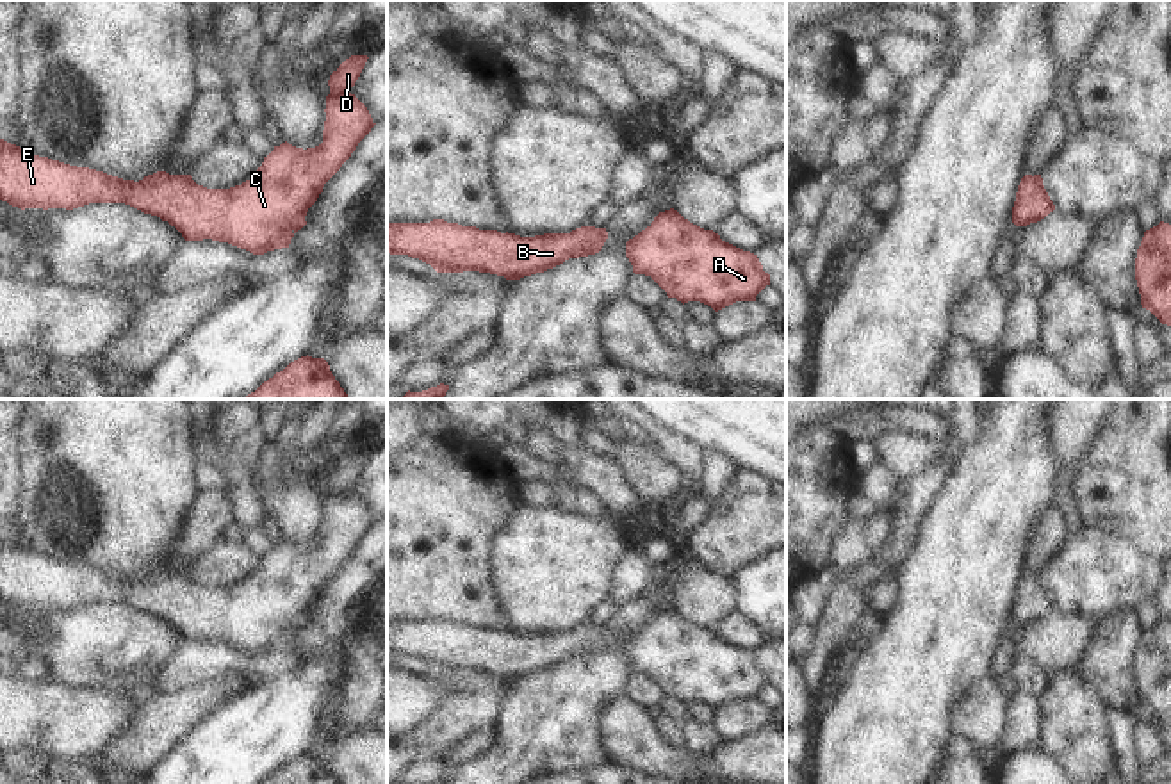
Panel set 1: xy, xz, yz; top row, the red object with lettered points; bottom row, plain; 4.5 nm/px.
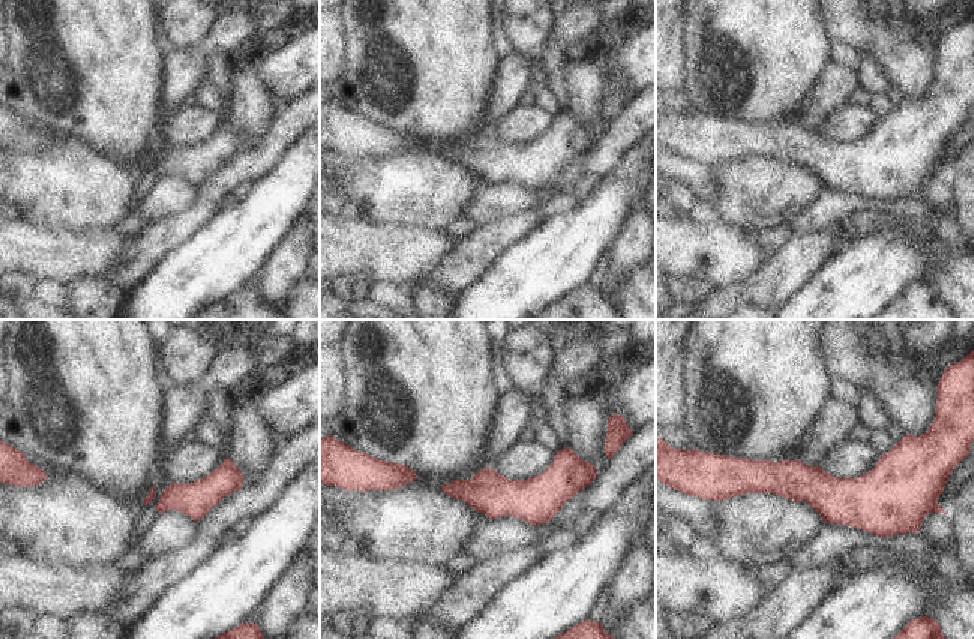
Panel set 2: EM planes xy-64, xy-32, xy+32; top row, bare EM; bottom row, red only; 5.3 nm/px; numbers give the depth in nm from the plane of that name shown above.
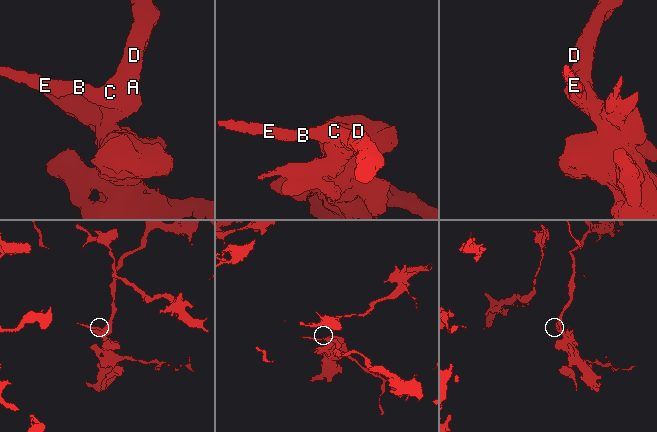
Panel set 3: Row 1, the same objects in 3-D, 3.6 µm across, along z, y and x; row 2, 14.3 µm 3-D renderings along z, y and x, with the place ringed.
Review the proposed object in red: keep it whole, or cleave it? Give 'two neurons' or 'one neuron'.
one neuron

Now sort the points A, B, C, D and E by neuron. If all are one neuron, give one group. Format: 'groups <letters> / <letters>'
groups A B C D E

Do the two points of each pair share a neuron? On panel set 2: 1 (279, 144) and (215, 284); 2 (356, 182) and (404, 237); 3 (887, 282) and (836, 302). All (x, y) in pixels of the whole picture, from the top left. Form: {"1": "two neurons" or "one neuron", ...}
{"1": "two neurons", "2": "two neurons", "3": "one neuron"}

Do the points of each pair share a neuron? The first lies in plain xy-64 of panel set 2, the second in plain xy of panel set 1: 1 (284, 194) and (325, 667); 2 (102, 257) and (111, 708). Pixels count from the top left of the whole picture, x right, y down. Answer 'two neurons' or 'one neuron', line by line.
1: one neuron
2: one neuron

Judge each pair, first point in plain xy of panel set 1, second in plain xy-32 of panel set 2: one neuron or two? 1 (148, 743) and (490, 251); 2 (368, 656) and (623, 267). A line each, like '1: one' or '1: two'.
1: one
2: one

